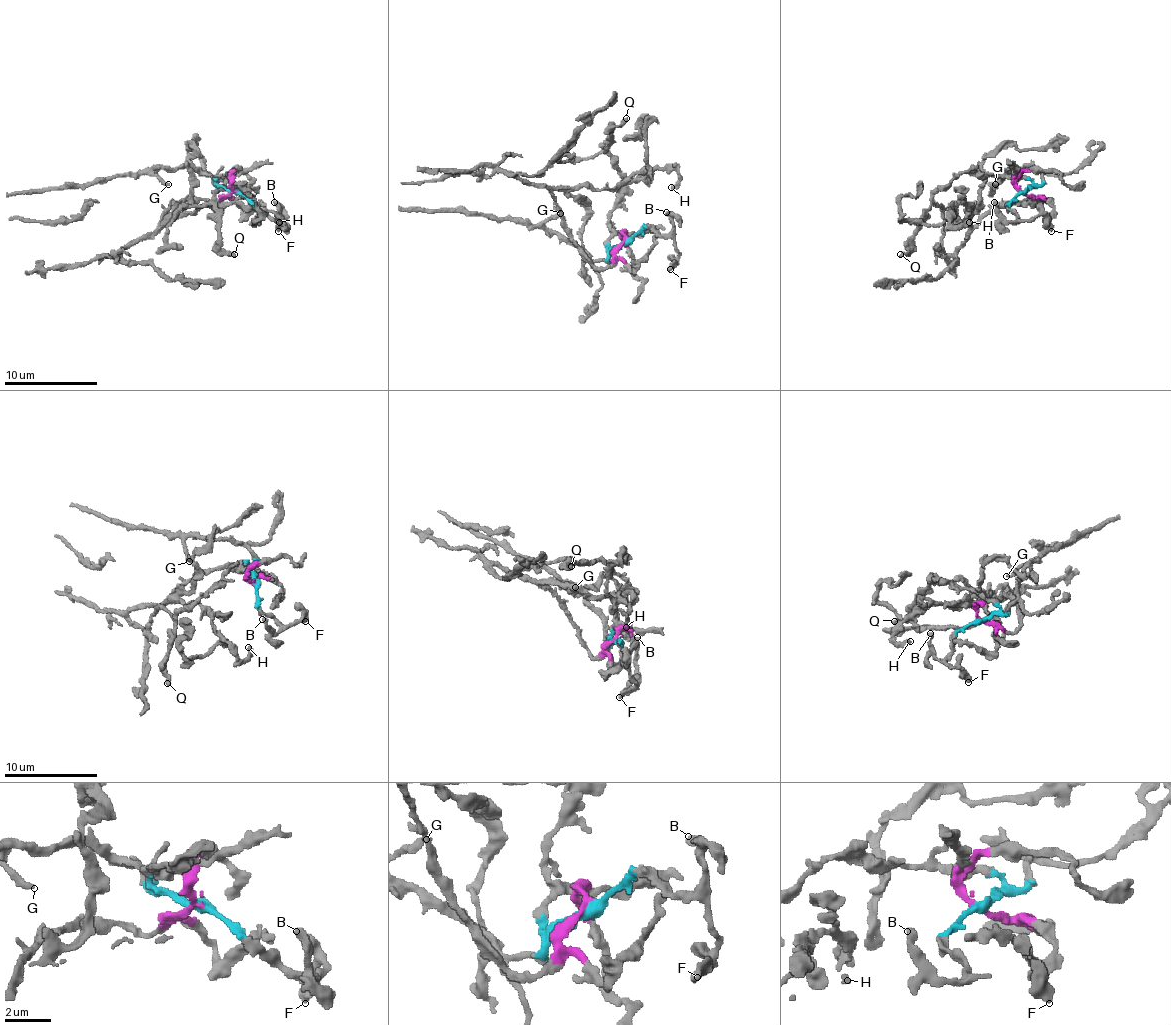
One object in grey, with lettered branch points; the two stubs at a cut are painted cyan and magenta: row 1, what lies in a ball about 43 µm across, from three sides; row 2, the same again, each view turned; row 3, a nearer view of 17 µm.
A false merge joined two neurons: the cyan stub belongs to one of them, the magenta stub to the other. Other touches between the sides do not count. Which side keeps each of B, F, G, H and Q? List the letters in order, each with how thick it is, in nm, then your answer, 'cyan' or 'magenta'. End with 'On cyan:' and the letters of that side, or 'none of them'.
B: 360 nm | cyan
F: 400 nm | cyan
G: 320 nm | cyan
H: 380 nm | magenta
Q: 320 nm | cyan
On cyan: B, F, G, Q

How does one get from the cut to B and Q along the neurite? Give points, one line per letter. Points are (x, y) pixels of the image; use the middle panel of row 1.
B: (624, 241), (633, 239), (647, 227), (661, 234), (668, 232), (673, 225), (666, 211)
Q: (624, 241), (608, 248), (610, 211), (622, 176), (608, 150), (608, 139), (610, 129), (626, 118)

